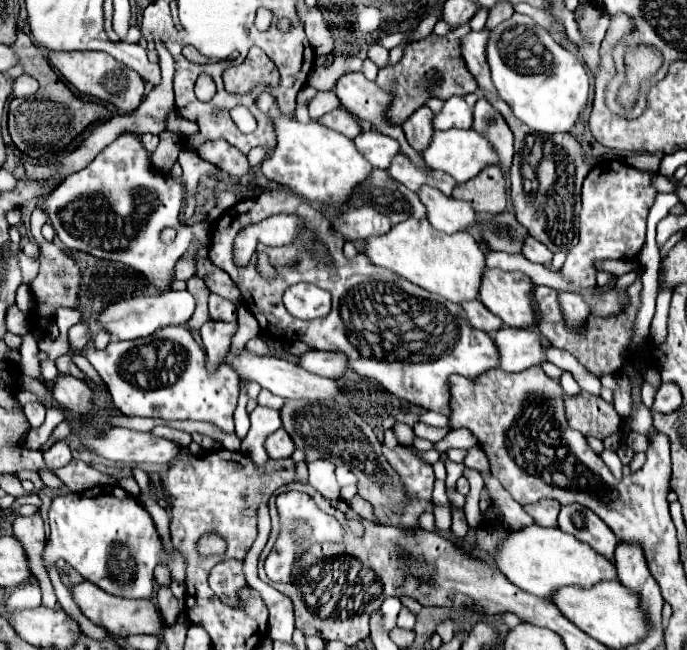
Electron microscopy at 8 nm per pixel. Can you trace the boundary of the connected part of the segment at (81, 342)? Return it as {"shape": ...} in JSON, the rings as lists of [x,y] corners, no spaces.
{"shape":[[[77,324],[69,328],[69,342],[79,350],[83,346],[87,346],[89,342],[89,326],[87,324]]]}

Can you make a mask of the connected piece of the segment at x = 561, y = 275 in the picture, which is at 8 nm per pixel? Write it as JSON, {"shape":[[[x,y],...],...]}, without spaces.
{"shape":[[[605,160],[591,168],[583,182],[583,208],[579,214],[581,234],[579,244],[573,246],[567,254],[565,266],[561,272],[549,272],[547,266],[531,264],[523,256],[509,256],[503,252],[487,252],[485,260],[489,268],[503,270],[521,270],[525,272],[535,286],[549,286],[553,290],[583,290],[595,286],[593,268],[595,260],[633,260],[645,244],[647,230],[647,214],[655,200],[655,188],[651,186],[651,176],[647,172],[639,172],[621,160]]]}

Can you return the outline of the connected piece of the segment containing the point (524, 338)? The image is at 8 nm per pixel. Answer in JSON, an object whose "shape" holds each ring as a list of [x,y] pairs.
{"shape":[[[501,328],[493,334],[493,342],[497,346],[499,352],[499,368],[505,372],[521,372],[527,370],[531,366],[537,366],[541,362],[545,362],[545,354],[541,350],[543,340],[537,332],[533,330],[517,330],[517,328]]]}

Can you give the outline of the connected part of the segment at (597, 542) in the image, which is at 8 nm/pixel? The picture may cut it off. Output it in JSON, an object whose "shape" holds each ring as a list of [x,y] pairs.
{"shape":[[[579,504],[561,506],[559,528],[573,534],[575,538],[587,542],[593,550],[597,550],[599,554],[609,558],[609,562],[613,562],[617,538],[609,530],[609,526],[589,508],[579,506]]]}

